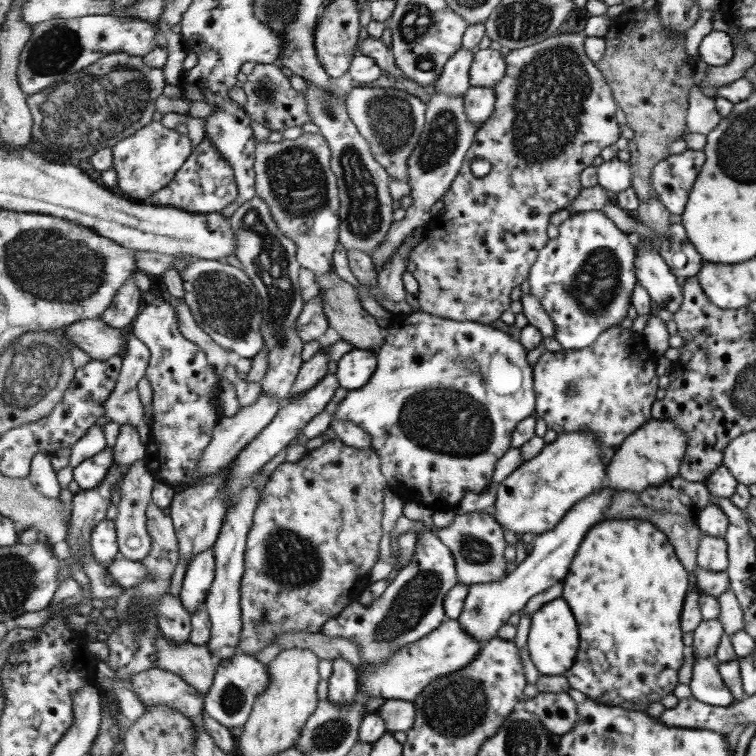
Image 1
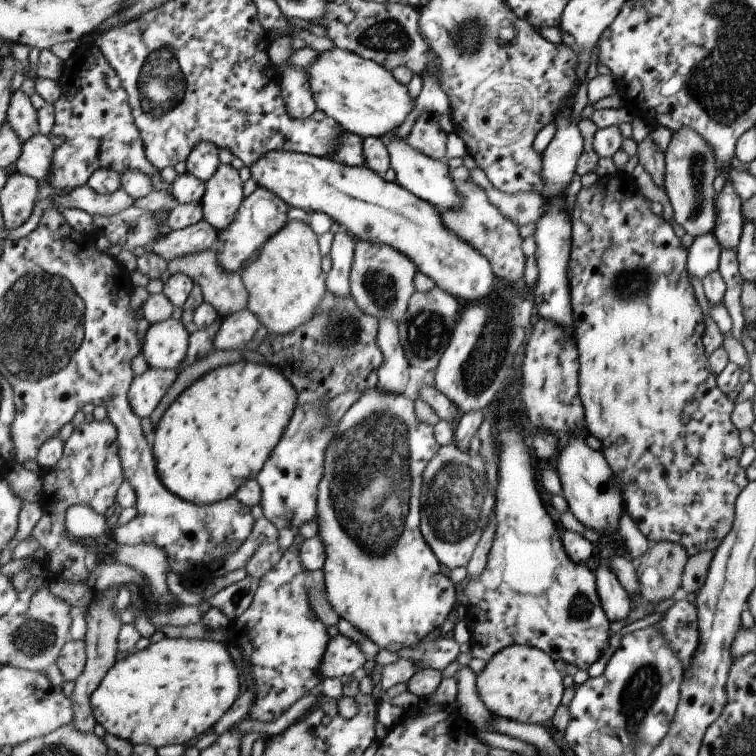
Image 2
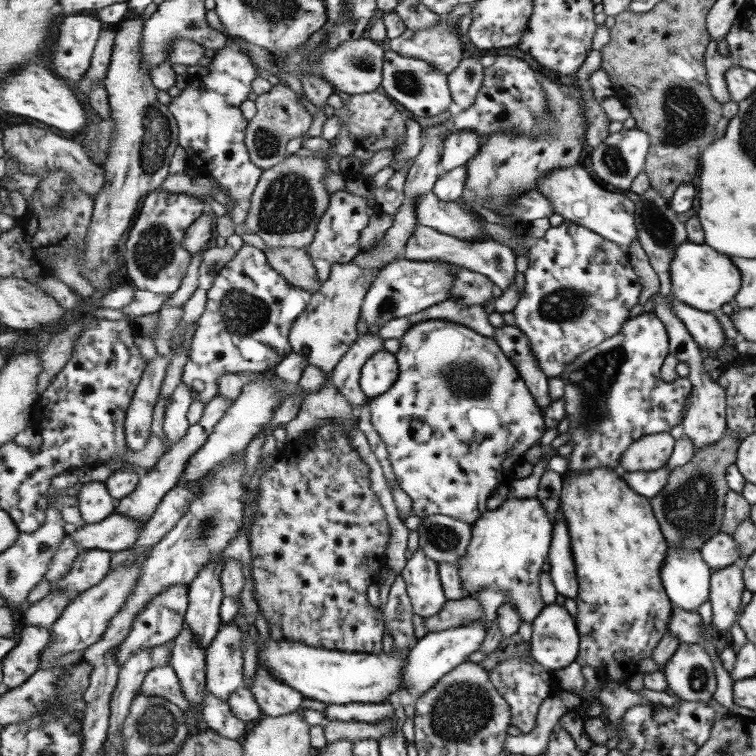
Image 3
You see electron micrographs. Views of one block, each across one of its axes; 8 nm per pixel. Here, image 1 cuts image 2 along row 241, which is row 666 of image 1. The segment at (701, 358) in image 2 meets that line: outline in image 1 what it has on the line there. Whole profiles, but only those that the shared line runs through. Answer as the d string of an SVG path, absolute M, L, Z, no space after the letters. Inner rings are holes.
M628 518L597 523L581 543L565 580L563 598L573 606L580 624L580 652L567 672L572 688L603 705L643 712L647 704L659 702L665 694L673 692L683 660L679 614L683 614L681 604L687 598L687 588L689 574L675 558L665 533L652 522Z

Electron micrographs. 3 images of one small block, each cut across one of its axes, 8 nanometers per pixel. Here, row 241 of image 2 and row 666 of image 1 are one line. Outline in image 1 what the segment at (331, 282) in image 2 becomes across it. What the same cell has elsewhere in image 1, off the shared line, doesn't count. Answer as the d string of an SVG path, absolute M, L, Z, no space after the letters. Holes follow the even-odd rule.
M341 656L332 663L327 699L333 704L353 704L359 694L358 668Z

